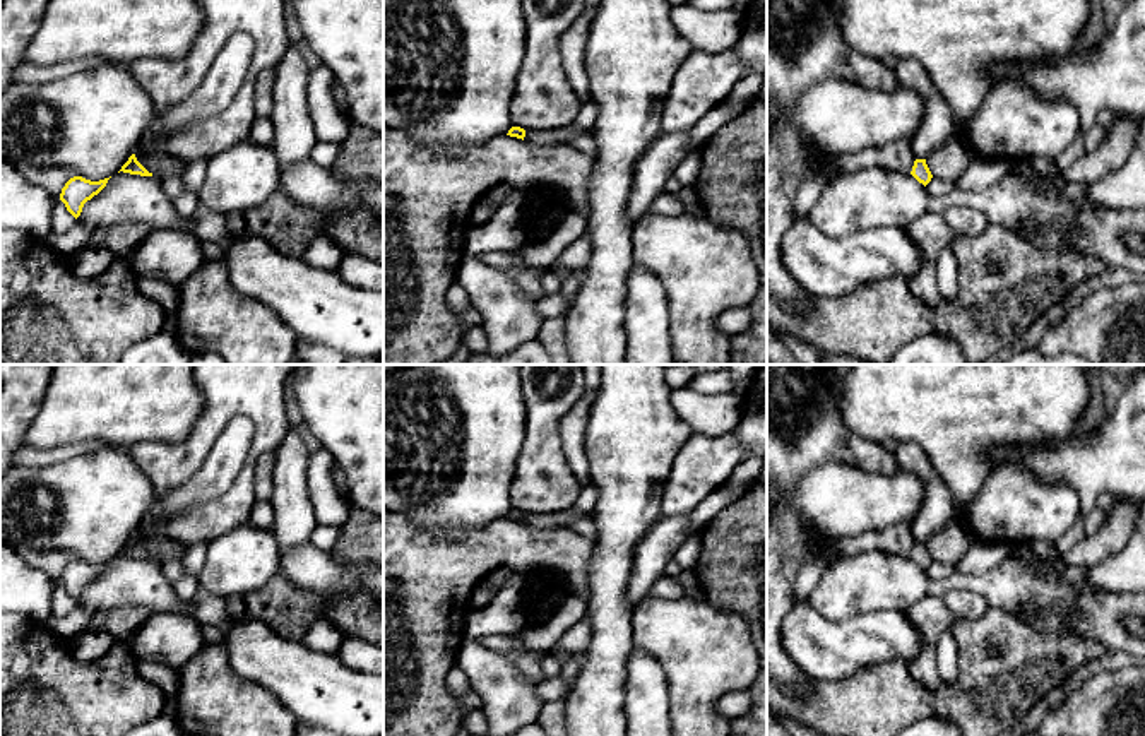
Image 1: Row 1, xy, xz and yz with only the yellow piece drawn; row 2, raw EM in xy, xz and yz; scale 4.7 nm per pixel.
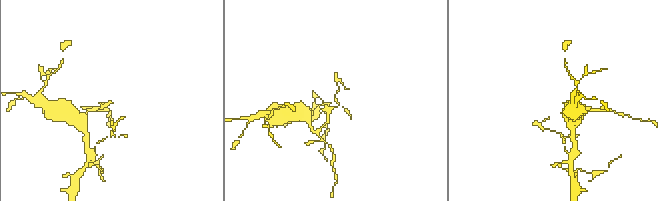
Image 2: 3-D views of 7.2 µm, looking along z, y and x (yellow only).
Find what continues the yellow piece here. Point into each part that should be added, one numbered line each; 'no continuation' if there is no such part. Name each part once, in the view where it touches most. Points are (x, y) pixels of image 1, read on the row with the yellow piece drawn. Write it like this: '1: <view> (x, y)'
no continuation

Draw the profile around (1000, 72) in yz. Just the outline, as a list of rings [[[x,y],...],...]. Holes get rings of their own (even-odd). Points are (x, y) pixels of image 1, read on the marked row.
[[[1130,0],[1101,43],[1051,65],[994,63],[991,86],[1020,80],[1051,99],[1073,104],[1087,134],[1102,110],[1145,118],[1145,0]]]

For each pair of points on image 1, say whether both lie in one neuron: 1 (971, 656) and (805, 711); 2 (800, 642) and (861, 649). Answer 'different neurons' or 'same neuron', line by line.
1: same neuron
2: same neuron

